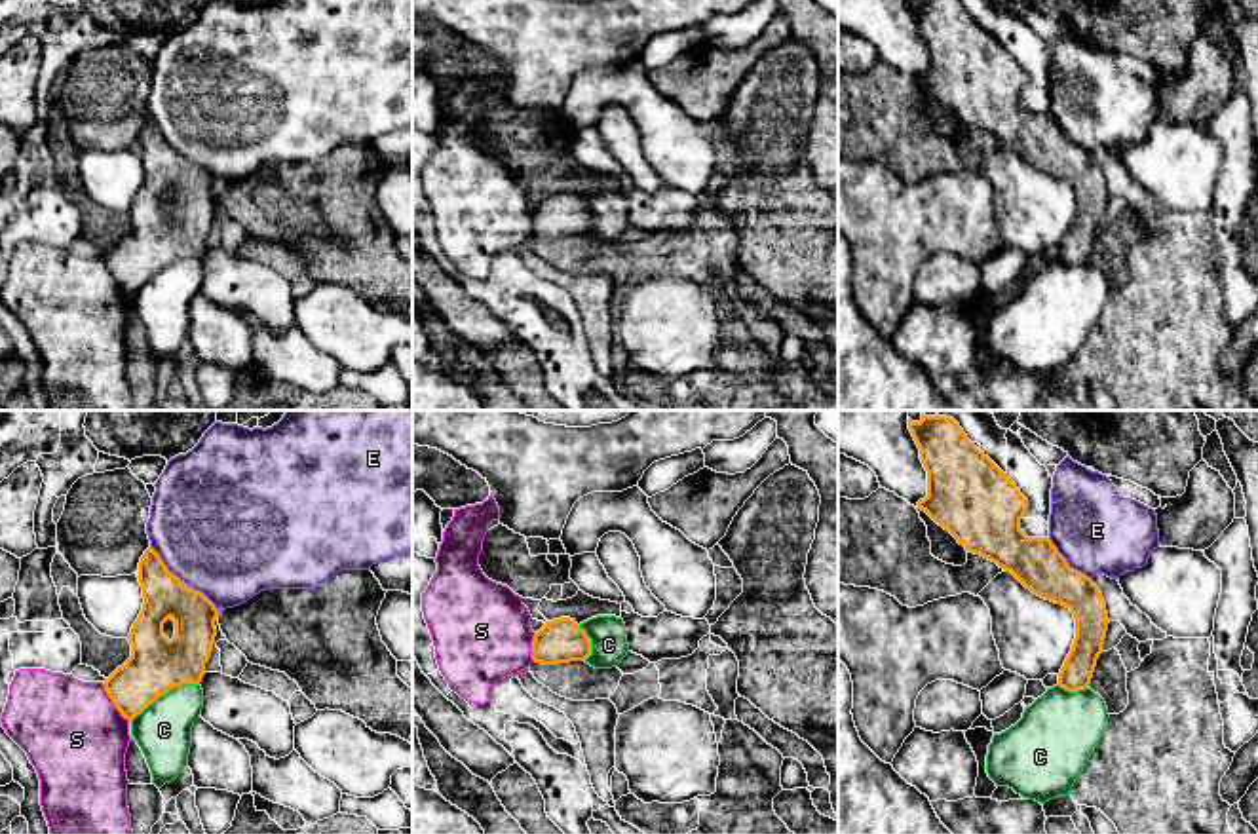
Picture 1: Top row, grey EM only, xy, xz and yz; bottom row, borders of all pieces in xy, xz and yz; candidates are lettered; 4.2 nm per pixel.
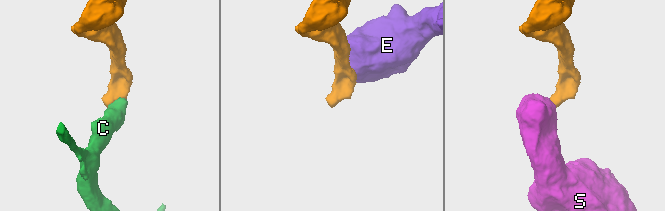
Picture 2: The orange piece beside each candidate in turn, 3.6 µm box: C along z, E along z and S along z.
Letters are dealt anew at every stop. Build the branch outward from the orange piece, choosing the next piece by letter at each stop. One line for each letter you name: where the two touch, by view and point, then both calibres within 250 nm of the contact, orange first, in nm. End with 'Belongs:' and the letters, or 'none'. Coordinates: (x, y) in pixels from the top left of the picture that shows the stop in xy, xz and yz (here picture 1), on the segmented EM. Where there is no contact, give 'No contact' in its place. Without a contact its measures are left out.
Belongs: none

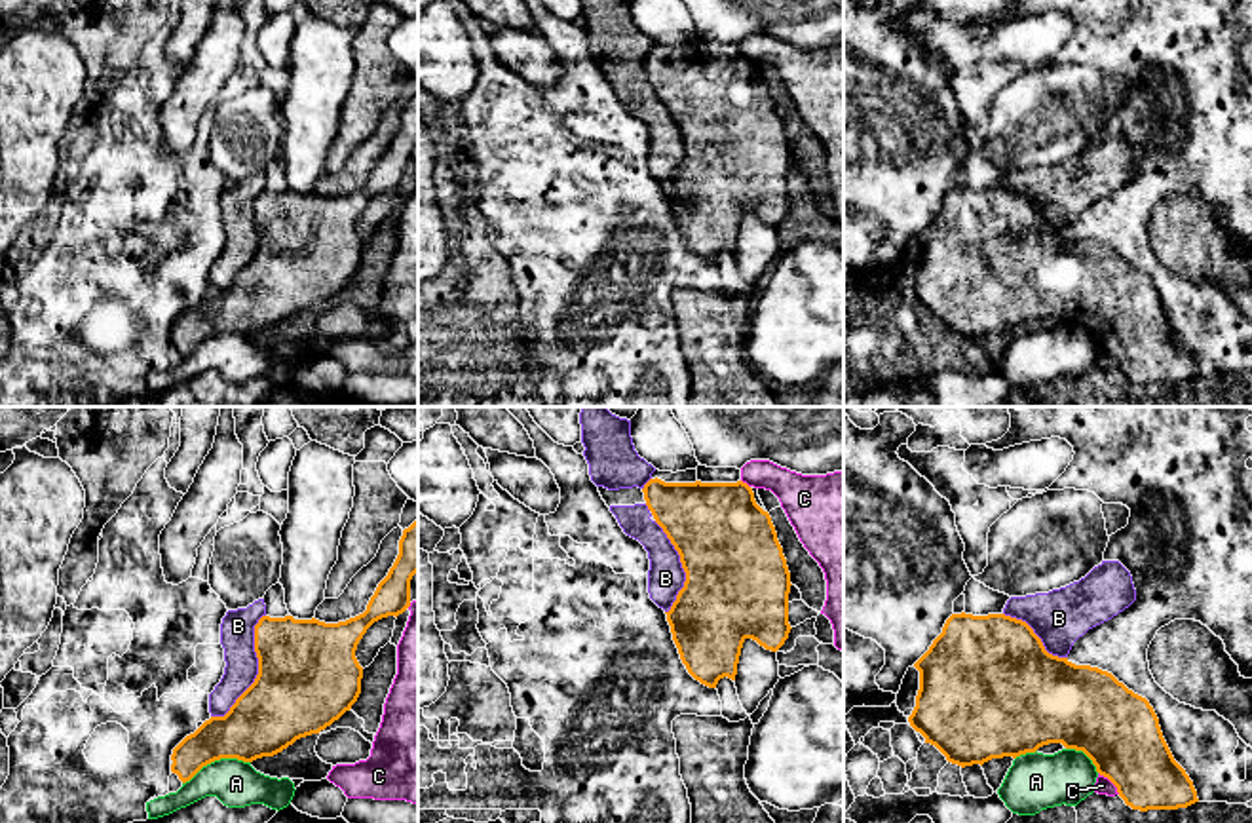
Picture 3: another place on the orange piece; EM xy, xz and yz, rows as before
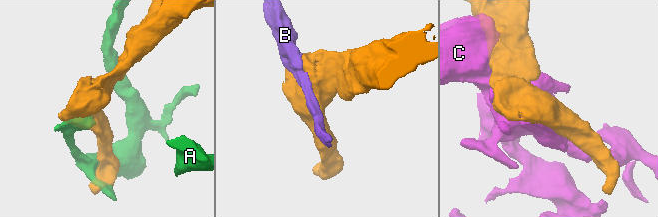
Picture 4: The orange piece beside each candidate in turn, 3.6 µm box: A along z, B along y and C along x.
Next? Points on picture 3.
Belongs: none

